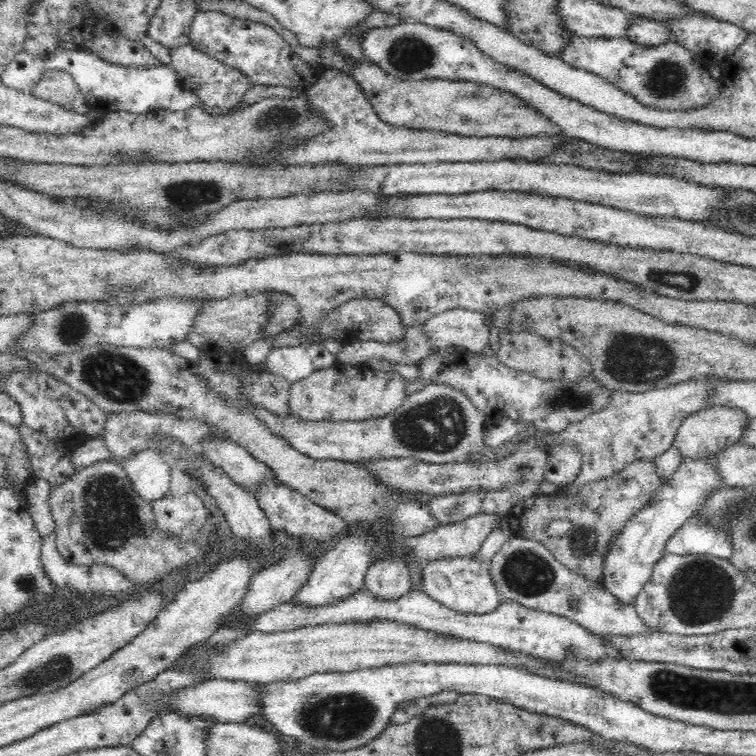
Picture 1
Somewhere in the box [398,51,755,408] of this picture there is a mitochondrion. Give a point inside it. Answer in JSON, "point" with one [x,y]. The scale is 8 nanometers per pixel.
{"point":[633,358]}

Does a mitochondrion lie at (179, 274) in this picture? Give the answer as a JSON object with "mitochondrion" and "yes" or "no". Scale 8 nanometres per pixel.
{"mitochondrion":"no"}

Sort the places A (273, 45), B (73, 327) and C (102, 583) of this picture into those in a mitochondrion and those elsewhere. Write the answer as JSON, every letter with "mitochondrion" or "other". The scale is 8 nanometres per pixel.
{"A":"other","B":"mitochondrion","C":"other"}

